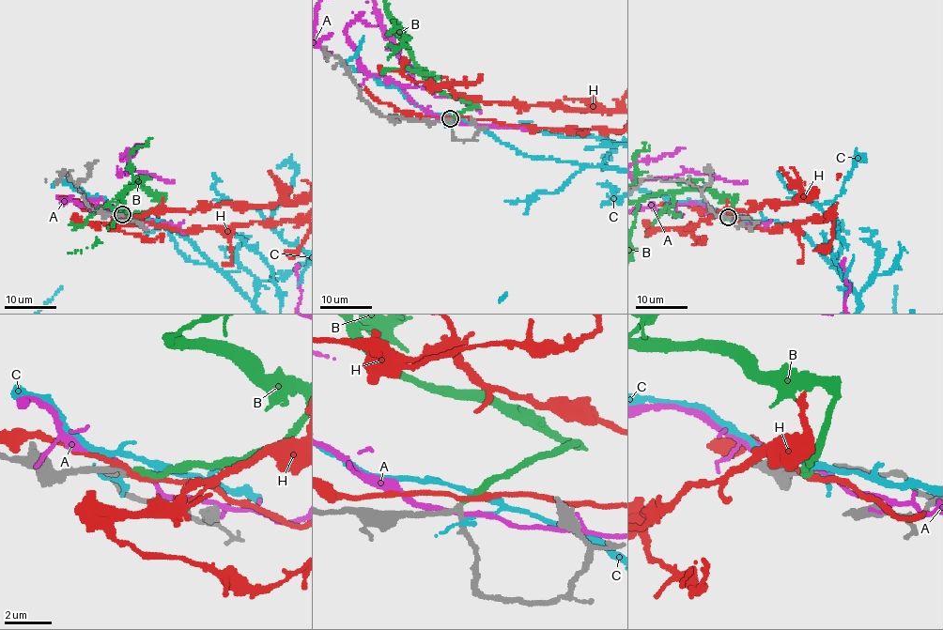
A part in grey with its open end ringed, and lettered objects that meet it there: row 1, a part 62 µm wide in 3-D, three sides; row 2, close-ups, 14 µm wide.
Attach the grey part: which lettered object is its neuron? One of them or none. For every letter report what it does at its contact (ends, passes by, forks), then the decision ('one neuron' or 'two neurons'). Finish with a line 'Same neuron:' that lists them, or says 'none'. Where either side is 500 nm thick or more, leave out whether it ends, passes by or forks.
A: it passes by; two neurons
B: it ends; one neuron
C: it passes by; two neurons
H: it passes by; two neurons
Same neuron: B

